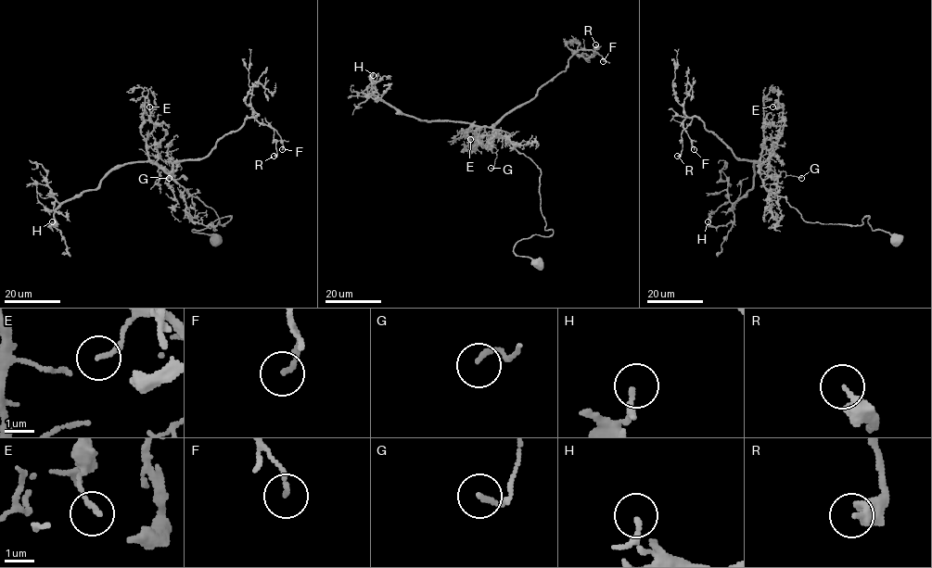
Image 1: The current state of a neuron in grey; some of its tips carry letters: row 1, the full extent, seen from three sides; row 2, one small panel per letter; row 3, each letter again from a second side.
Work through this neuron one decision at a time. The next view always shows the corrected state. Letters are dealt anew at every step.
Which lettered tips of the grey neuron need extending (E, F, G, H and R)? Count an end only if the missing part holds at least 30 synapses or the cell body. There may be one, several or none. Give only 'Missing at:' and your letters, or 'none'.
Missing at: none

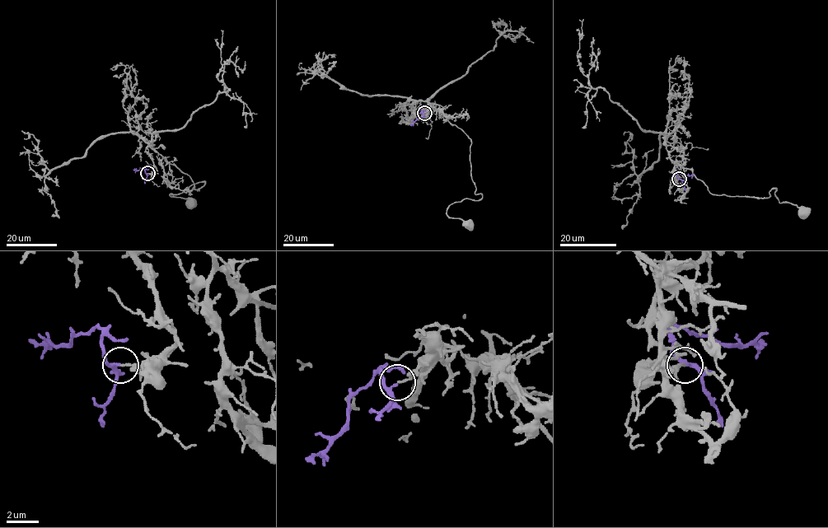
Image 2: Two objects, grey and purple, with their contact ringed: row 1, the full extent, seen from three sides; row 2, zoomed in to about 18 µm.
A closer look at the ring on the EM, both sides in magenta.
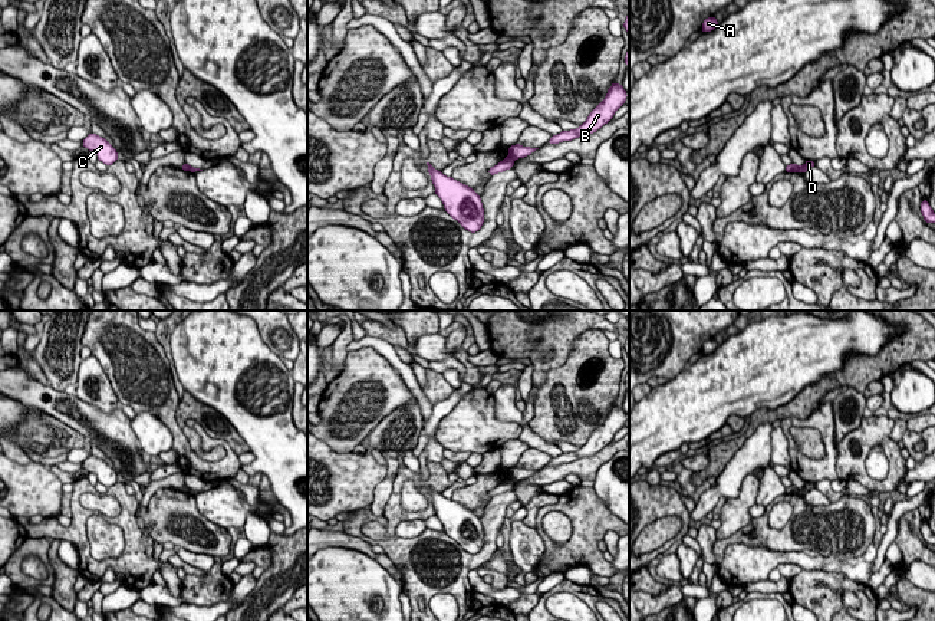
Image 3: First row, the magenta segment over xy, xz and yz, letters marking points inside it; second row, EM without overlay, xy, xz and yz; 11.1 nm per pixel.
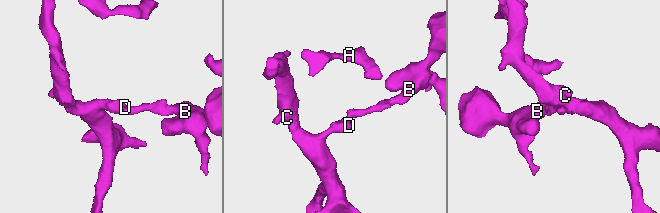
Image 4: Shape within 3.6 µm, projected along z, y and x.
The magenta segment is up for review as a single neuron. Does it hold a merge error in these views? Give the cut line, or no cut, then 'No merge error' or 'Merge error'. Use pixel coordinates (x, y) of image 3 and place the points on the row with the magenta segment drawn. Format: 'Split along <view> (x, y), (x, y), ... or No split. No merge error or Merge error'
Split along xz (509, 155), (514, 158). Merge error

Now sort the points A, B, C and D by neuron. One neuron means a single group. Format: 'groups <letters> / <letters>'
groups A C D / B

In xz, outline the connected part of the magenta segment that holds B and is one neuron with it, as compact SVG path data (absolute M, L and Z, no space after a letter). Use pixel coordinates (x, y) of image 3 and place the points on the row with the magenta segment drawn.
M613 82L608 89L608 93L600 105L593 108L589 114L585 124L582 124L577 129L562 131L557 135L553 135L547 144L559 144L562 141L572 141L573 138L579 138L582 135L590 135L600 129L605 124L613 119L613 114L625 105L626 91L622 85Z

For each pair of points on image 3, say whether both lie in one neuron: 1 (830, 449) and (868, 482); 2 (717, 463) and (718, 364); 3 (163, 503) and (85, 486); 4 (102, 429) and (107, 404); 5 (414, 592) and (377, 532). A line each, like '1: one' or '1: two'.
1: two
2: two
3: two
4: two
5: two

